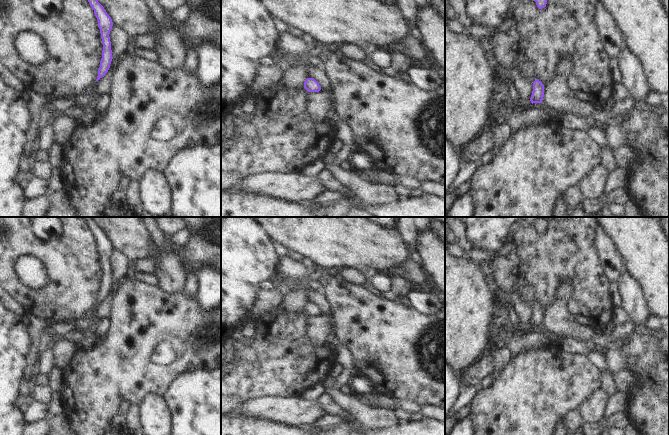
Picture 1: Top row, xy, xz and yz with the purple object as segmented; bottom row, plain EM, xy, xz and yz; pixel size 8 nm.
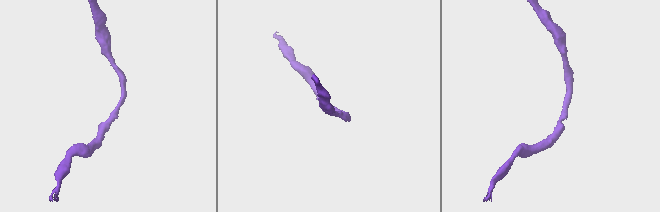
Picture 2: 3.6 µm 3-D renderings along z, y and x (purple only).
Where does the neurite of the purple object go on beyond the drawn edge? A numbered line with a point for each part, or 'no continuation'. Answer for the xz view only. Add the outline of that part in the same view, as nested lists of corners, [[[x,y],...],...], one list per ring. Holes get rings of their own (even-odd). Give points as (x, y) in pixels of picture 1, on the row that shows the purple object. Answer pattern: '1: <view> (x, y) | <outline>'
no continuation

